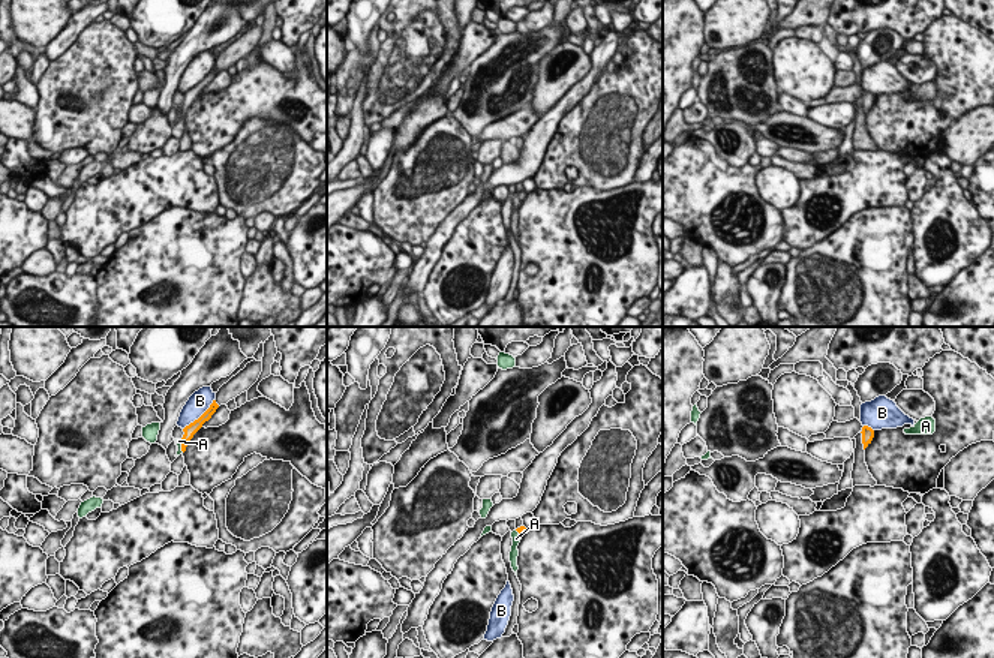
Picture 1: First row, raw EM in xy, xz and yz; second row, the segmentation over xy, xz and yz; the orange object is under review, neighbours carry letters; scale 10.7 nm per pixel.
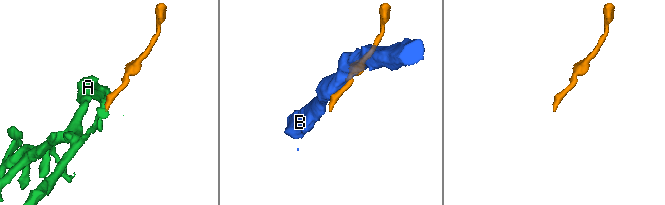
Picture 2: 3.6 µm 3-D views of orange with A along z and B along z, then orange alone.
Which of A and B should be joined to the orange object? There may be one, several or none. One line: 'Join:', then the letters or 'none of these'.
Join: none of these.

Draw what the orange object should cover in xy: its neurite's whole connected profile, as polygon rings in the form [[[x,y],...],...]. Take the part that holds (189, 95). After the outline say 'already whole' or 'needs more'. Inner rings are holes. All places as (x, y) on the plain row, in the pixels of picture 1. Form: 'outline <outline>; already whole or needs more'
outline [[[213,64],[213,67],[210,69],[210,72],[193,87],[190,87],[189,90],[186,90],[183,93],[184,99],[181,102],[181,115],[186,115],[186,111],[189,108],[189,105],[193,102],[193,99],[202,91],[202,88],[205,85],[208,85],[211,82],[211,79],[216,76],[216,73],[219,72],[219,69],[216,67],[216,64]]]; already whole

